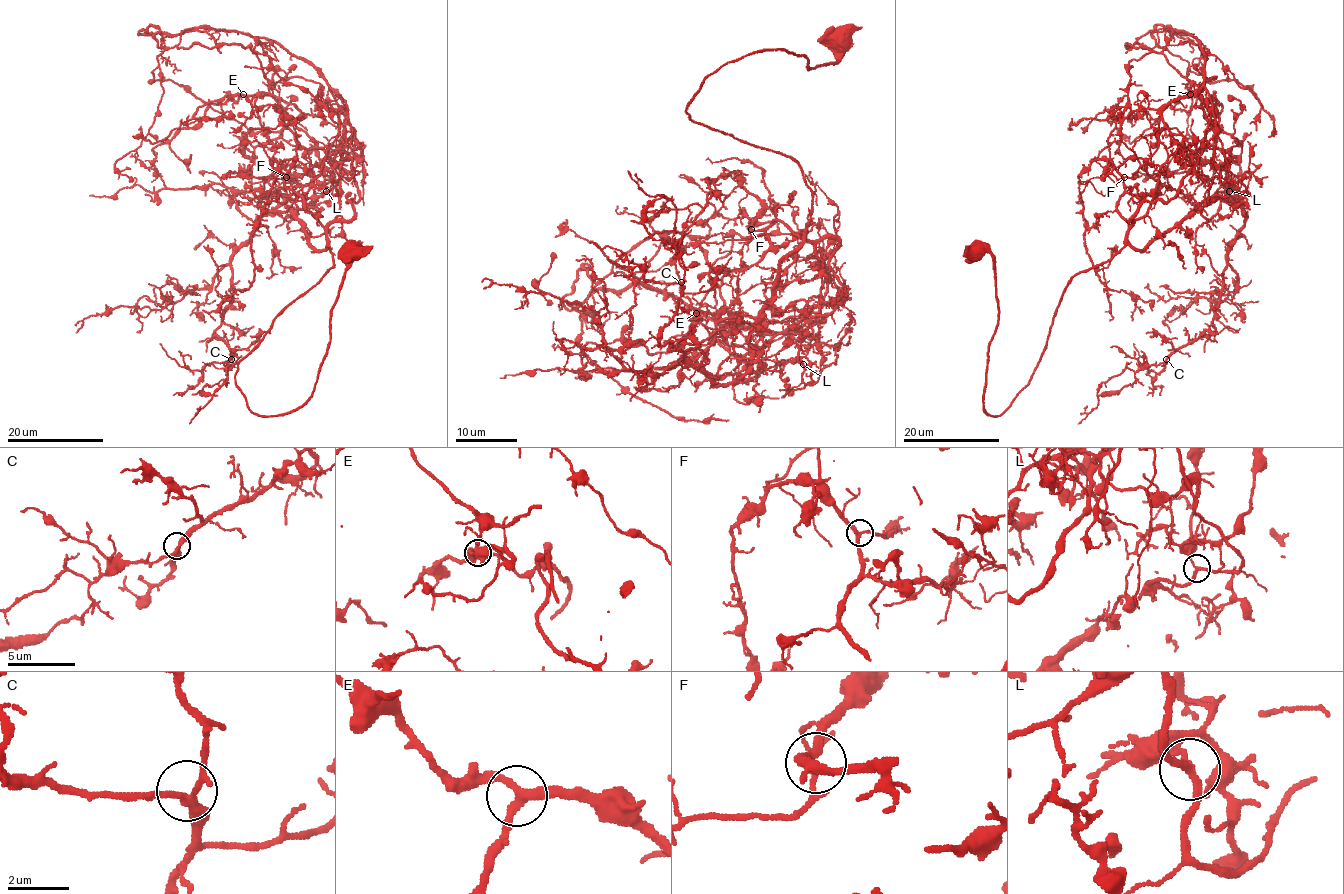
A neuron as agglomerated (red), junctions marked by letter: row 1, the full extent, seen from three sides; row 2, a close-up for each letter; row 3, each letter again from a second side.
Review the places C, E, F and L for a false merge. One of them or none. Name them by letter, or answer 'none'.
L

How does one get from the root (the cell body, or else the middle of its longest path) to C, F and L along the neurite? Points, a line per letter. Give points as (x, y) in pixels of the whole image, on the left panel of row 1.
C: (356, 247), (312, 395), (258, 415), (238, 364), (334, 265), (285, 197), (262, 214), (214, 332), (231, 359)
F: (356, 247), (312, 395), (286, 413), (253, 413), (234, 381), (238, 364), (334, 265), (323, 225), (286, 177)
L: (356, 247), (312, 395), (286, 413), (253, 413), (238, 364), (334, 265), (285, 201), (326, 190)

